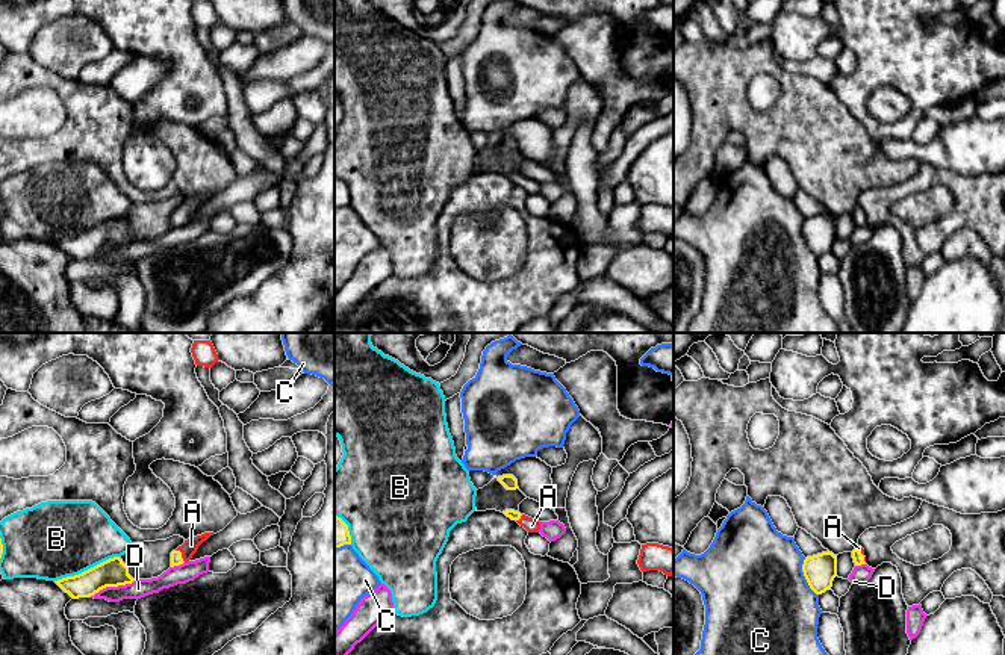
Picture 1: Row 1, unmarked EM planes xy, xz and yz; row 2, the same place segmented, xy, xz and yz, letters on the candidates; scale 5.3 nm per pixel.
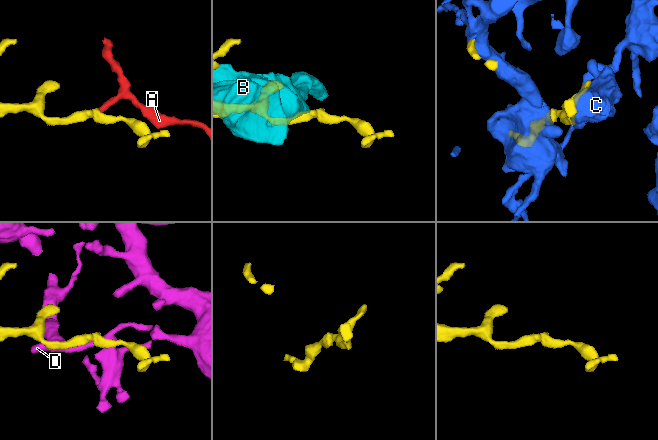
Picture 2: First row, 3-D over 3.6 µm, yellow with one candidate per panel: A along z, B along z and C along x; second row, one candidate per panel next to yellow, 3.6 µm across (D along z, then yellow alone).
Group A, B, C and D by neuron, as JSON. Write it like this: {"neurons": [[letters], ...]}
{"neurons": [["A"], ["B"], ["C"], ["D"]]}

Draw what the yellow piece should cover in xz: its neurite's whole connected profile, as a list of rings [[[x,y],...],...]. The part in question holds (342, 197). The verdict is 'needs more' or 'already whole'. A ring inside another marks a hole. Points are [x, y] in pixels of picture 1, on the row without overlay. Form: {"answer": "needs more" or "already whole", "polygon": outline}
{"answer": "already whole", "polygon": [[[334,177],[334,209],[341,209],[344,206],[351,206],[348,186],[341,178]]]}

